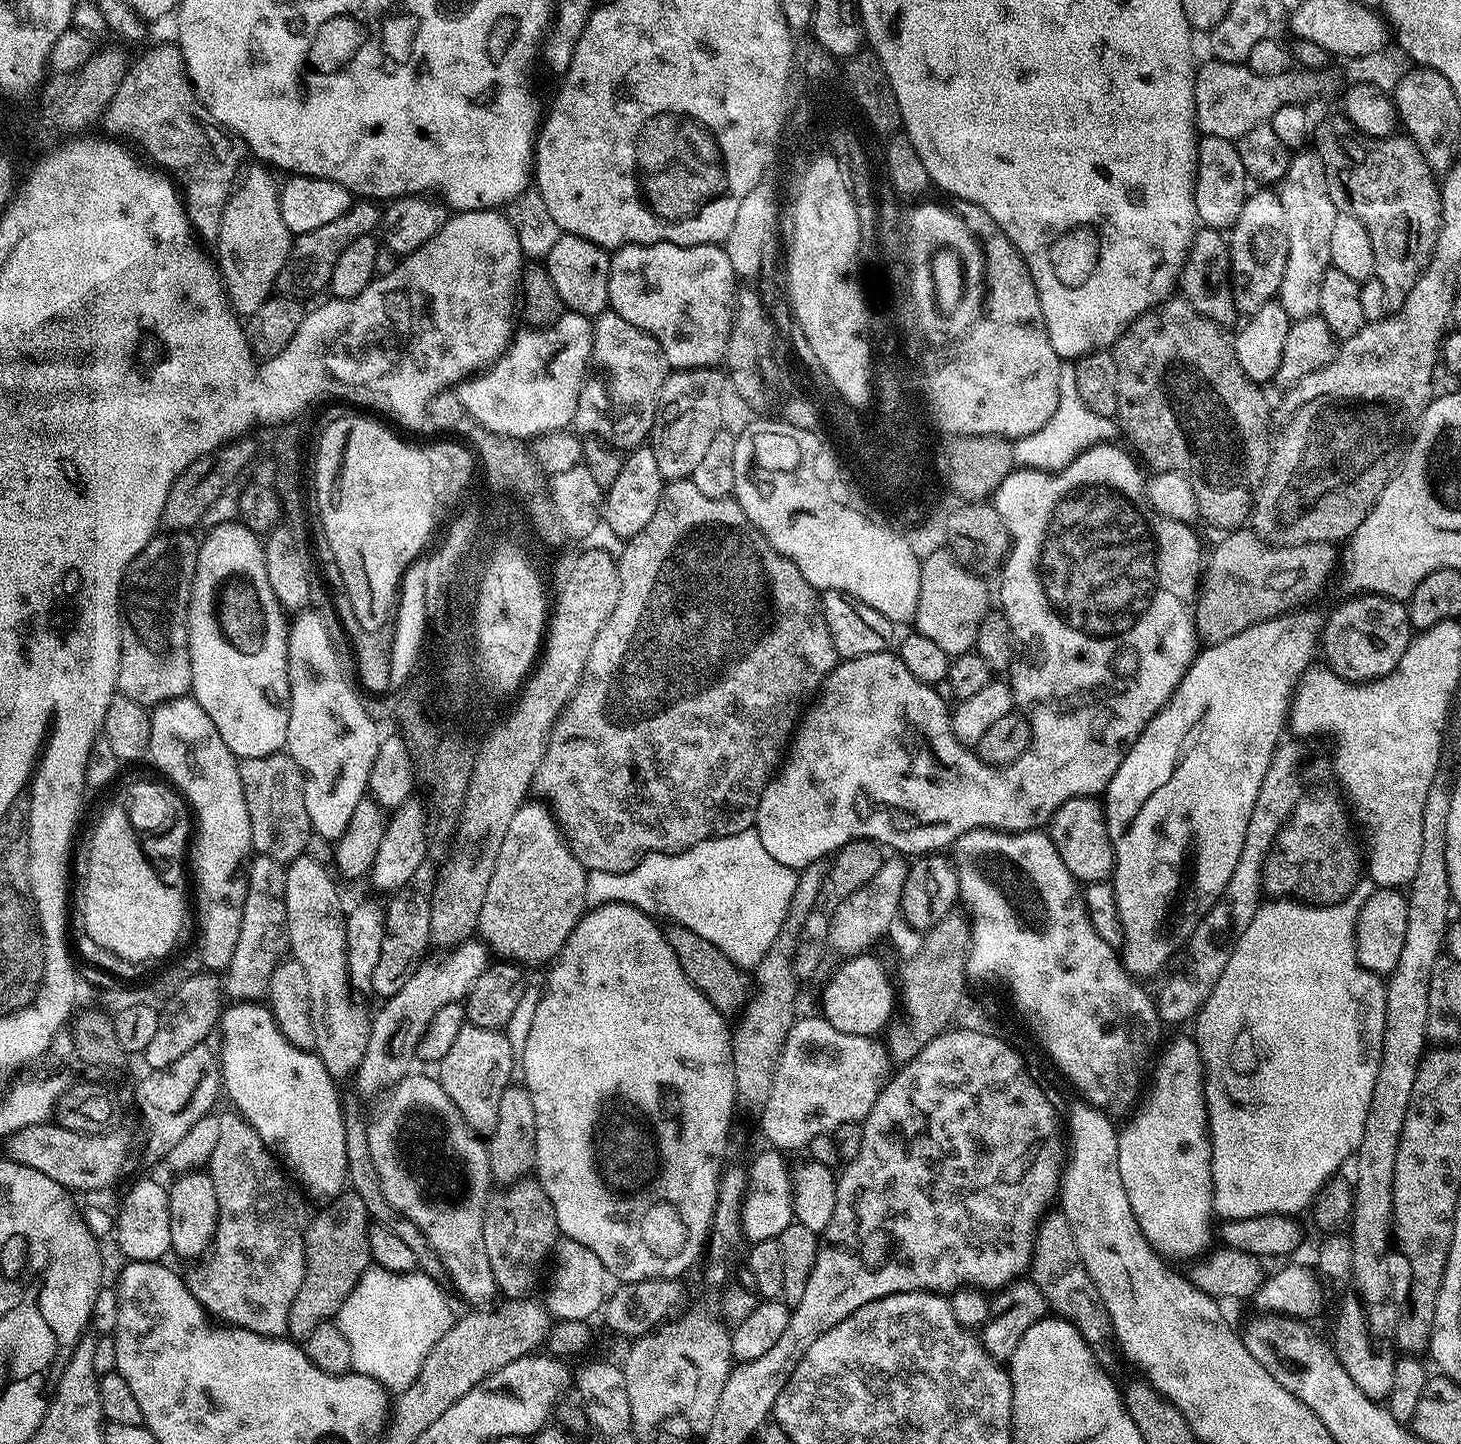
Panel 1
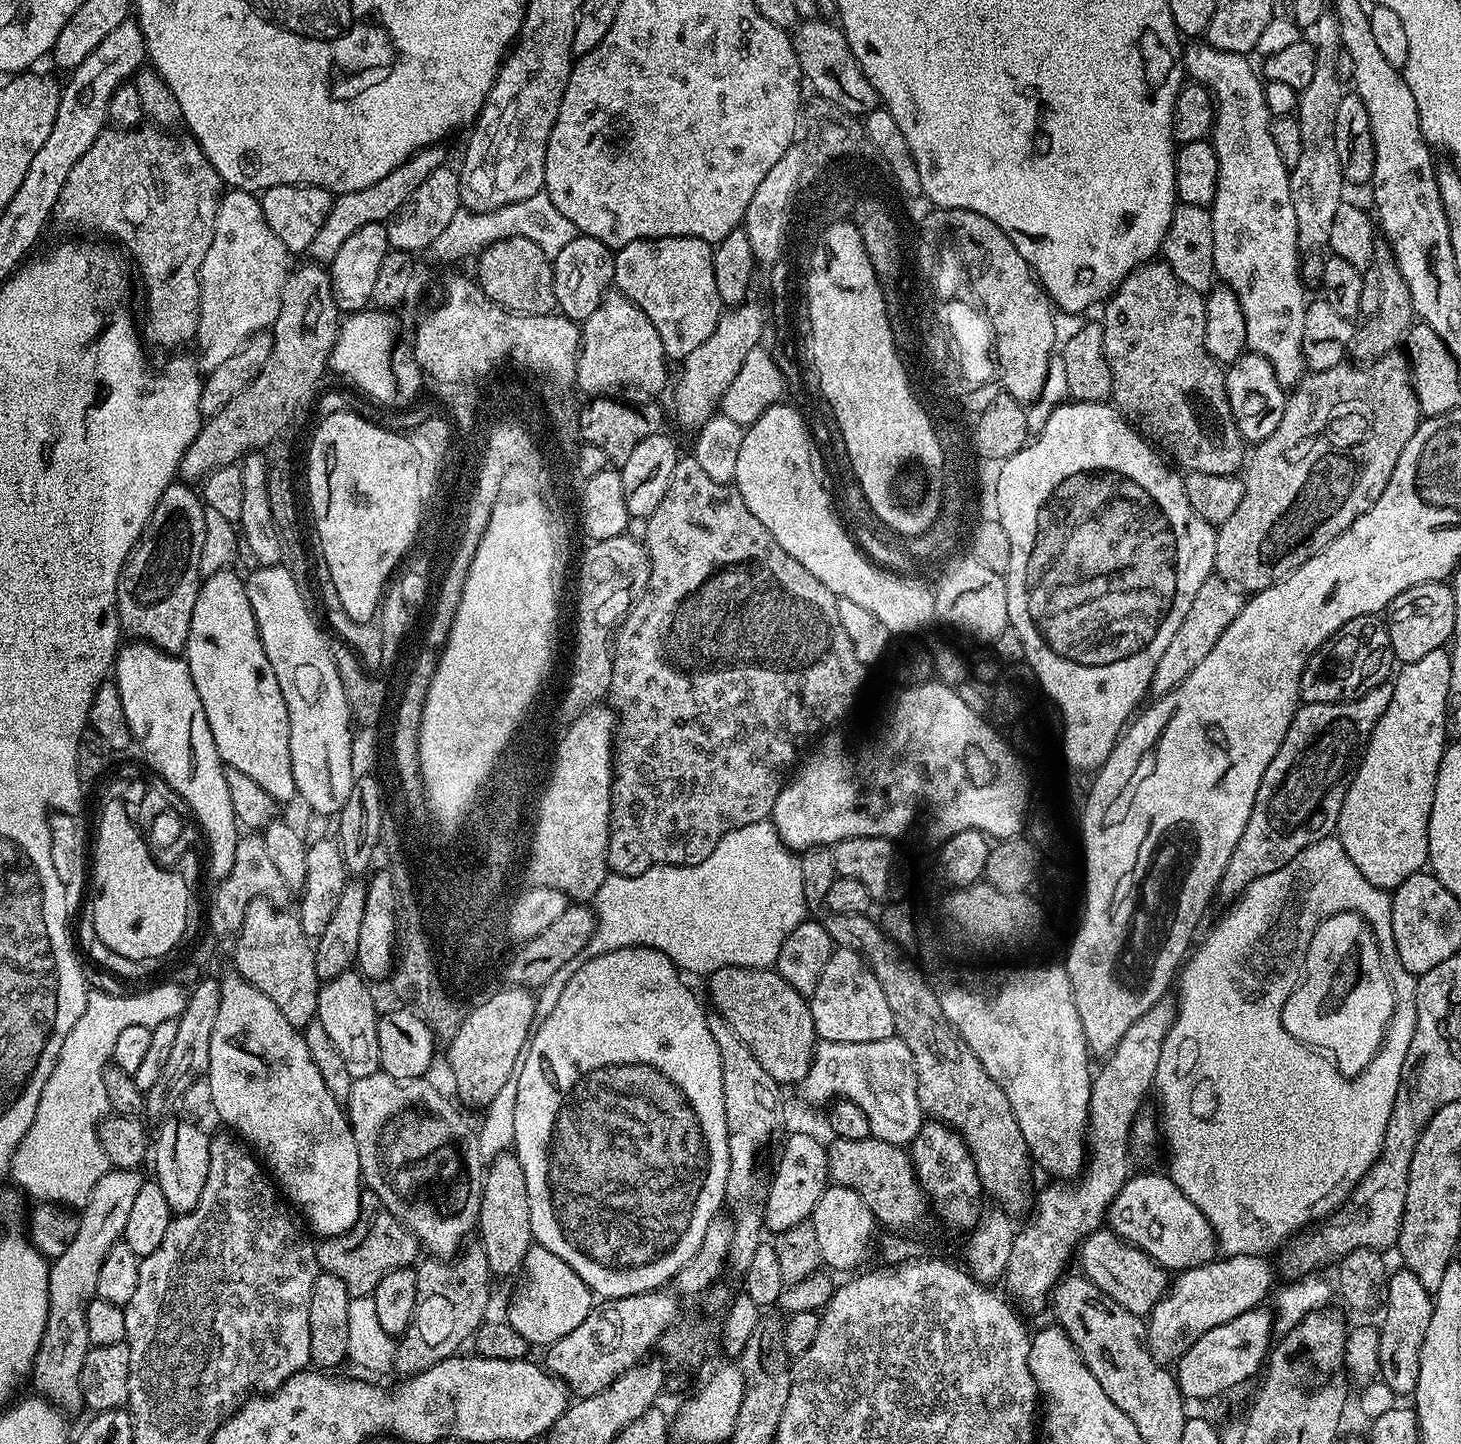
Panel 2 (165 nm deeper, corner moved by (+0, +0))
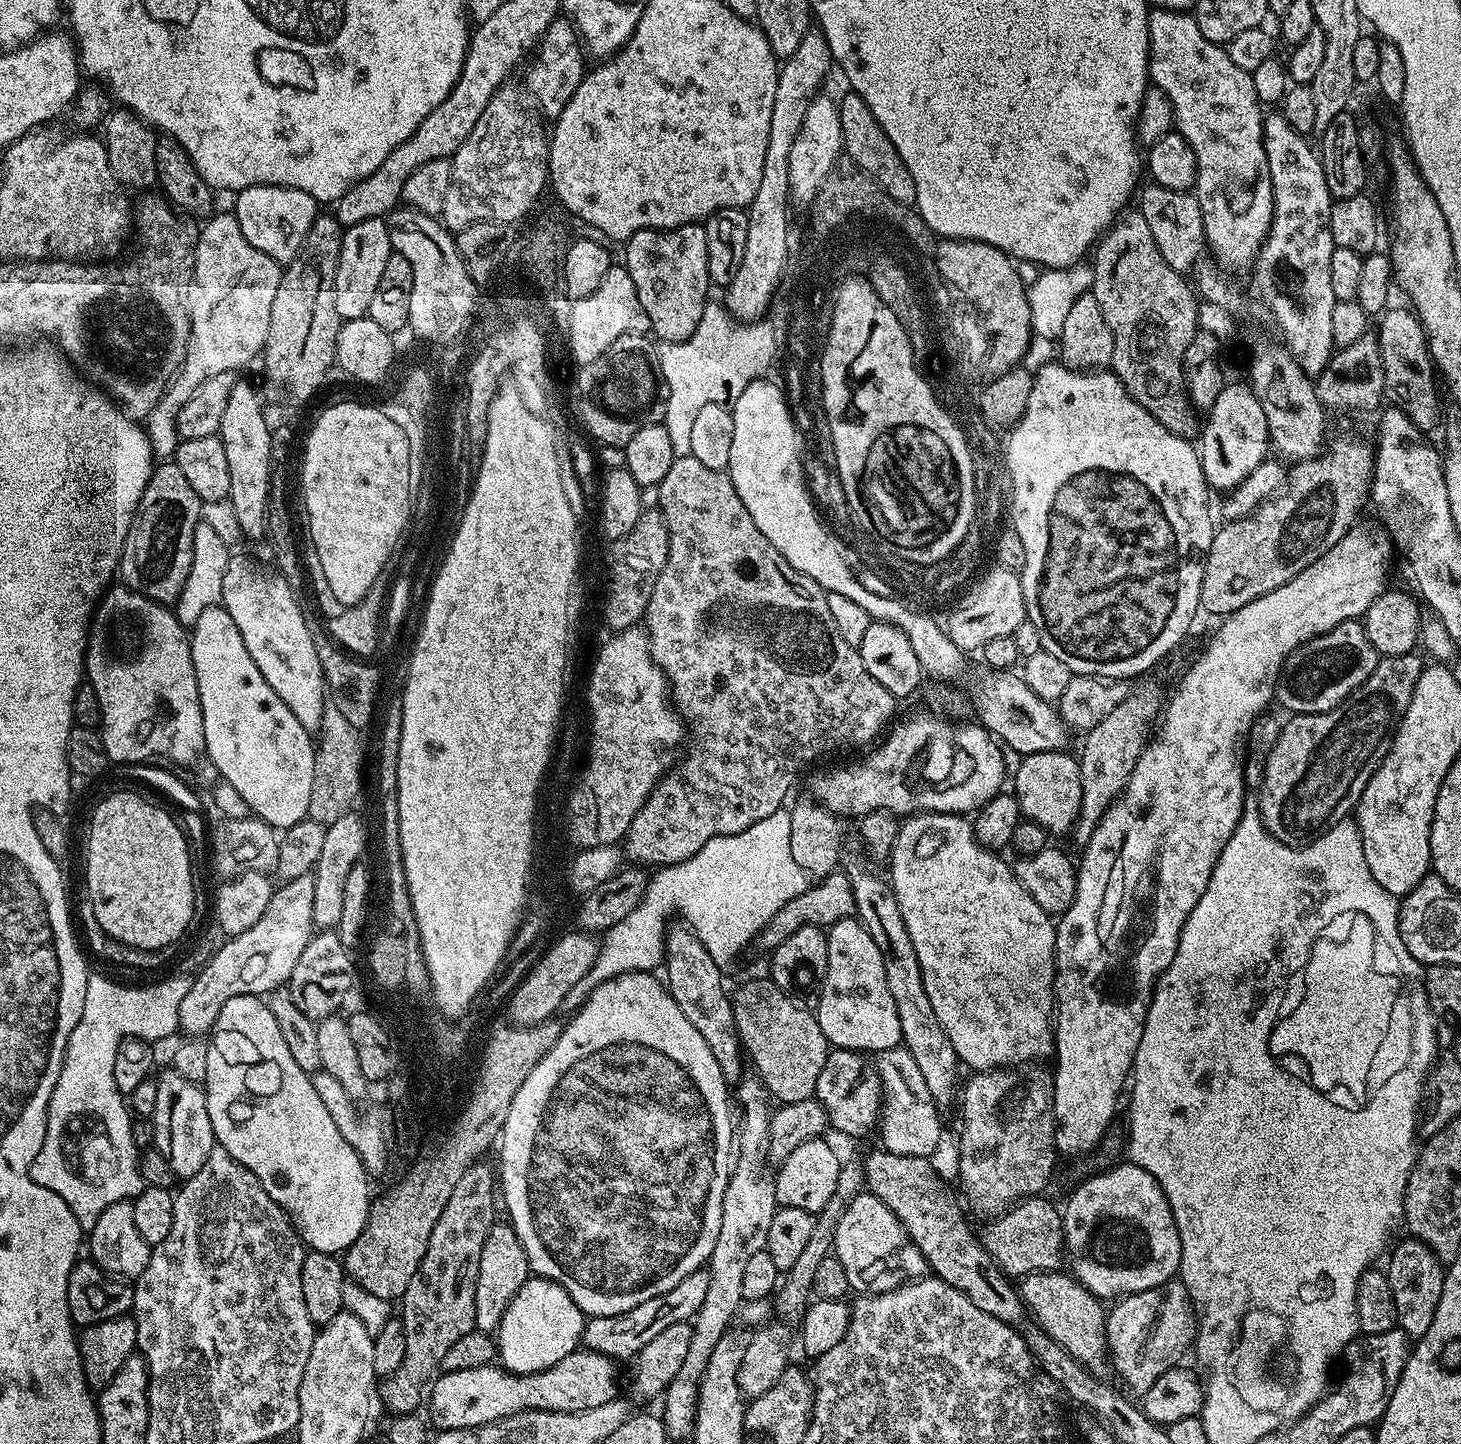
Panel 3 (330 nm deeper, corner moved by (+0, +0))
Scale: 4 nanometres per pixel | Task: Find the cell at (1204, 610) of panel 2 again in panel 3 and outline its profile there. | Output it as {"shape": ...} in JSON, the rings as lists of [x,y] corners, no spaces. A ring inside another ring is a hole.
{"shape":[[[1144,684],[1141,688],[1133,687],[1126,702],[1122,702],[1122,706],[1117,706],[1111,714],[1106,714],[1106,718],[1102,718],[1102,722],[1098,722],[1098,726],[1094,726],[1083,737],[1084,745],[1081,746],[1080,752],[1078,751],[1082,806],[1080,816],[1070,833],[1071,839],[1077,840],[1077,845],[1083,846],[1090,842],[1090,834],[1094,834],[1106,810],[1128,785],[1130,774],[1134,774],[1134,766],[1149,737],[1150,732],[1147,732],[1147,728],[1151,720],[1155,721],[1161,712],[1162,700],[1160,704],[1158,685]]]}

